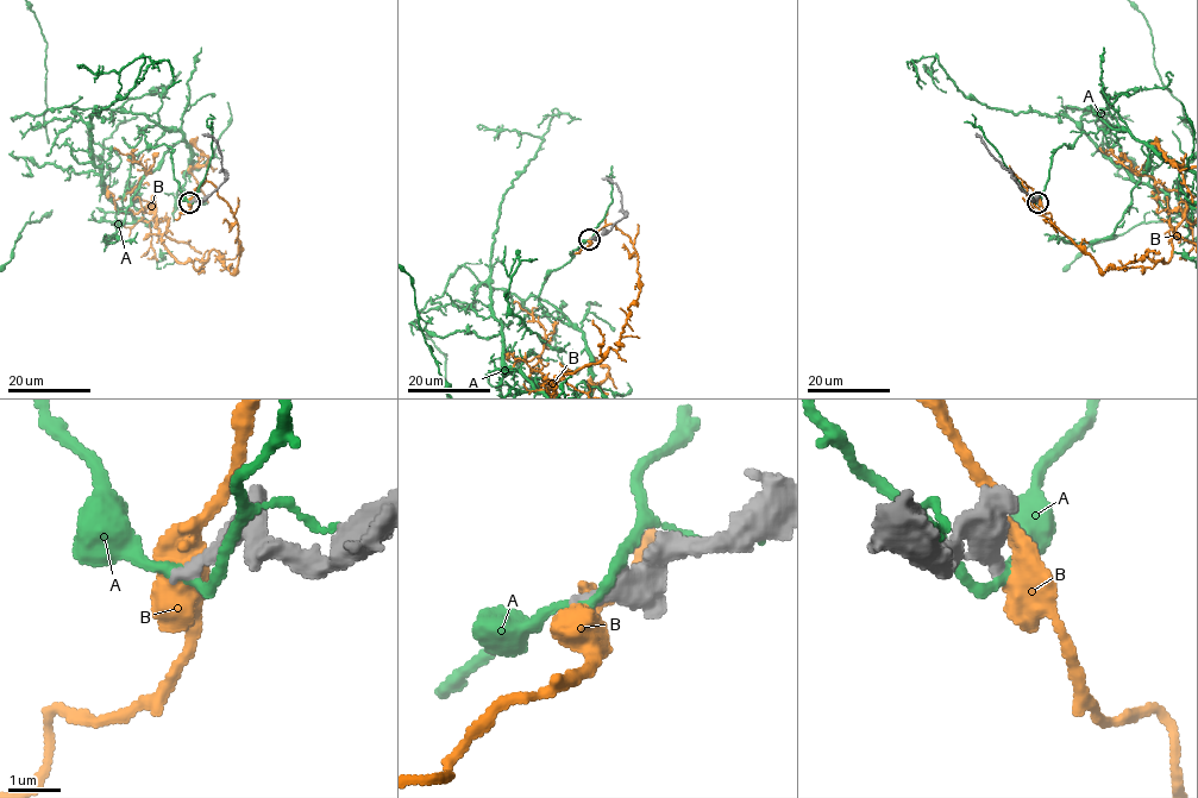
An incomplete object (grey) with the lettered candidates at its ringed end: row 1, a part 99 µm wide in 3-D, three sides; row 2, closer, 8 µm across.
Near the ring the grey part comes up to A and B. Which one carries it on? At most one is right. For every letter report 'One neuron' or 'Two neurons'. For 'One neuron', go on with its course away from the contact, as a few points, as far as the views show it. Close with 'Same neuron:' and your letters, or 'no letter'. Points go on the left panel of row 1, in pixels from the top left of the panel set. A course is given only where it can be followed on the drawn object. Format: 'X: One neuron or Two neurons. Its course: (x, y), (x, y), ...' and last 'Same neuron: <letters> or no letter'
A: Two neurons
B: Two neurons
Same neuron: no letter

